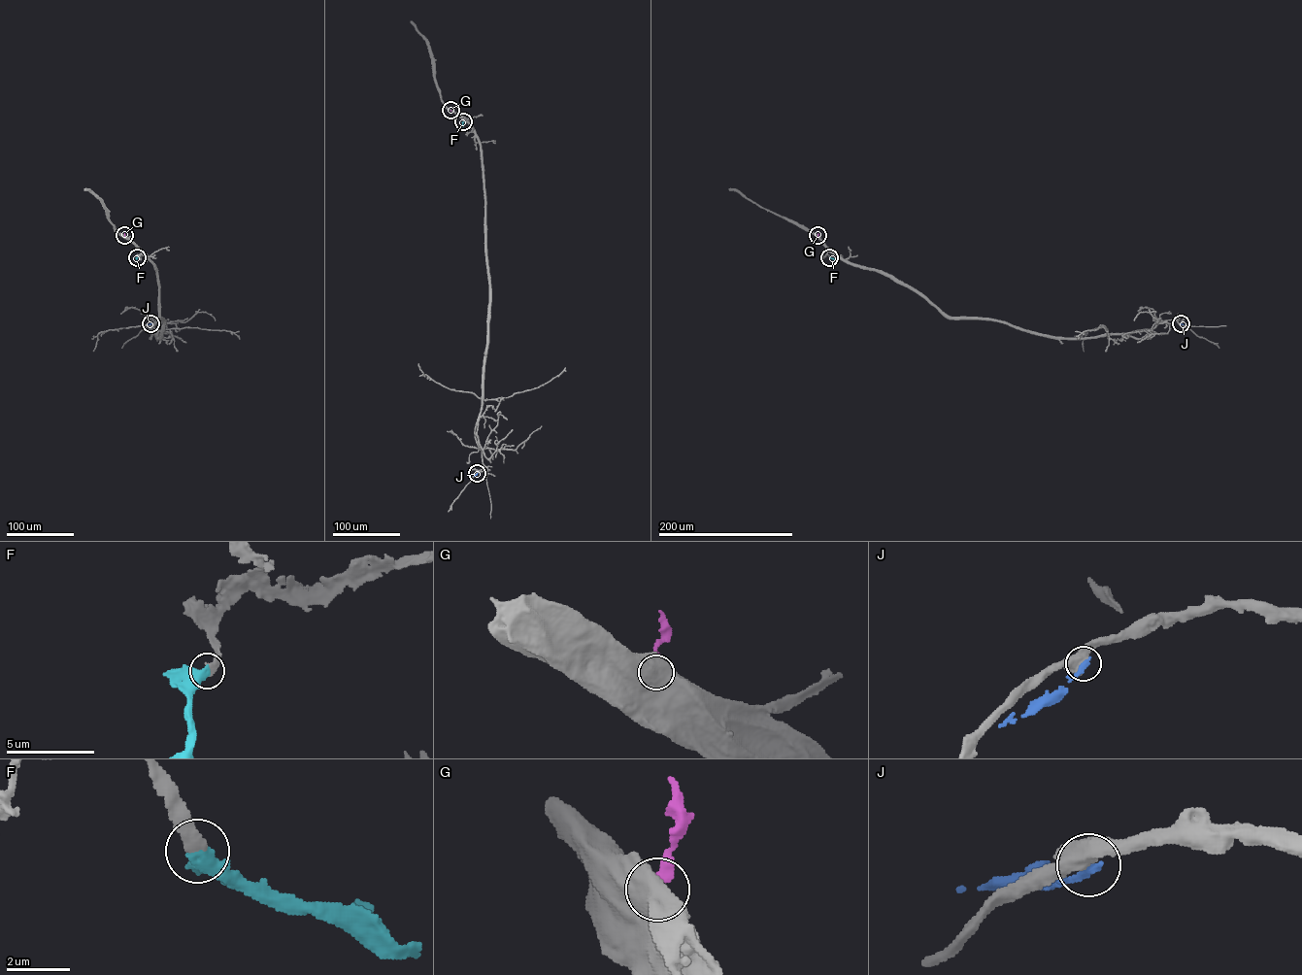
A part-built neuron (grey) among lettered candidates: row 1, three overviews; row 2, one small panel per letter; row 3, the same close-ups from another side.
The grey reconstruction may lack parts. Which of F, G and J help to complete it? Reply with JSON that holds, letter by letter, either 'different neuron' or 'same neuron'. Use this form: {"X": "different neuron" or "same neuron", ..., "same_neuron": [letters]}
{"F": "same neuron", "G": "different neuron", "J": "different neuron", "same_neuron": ["F"]}

